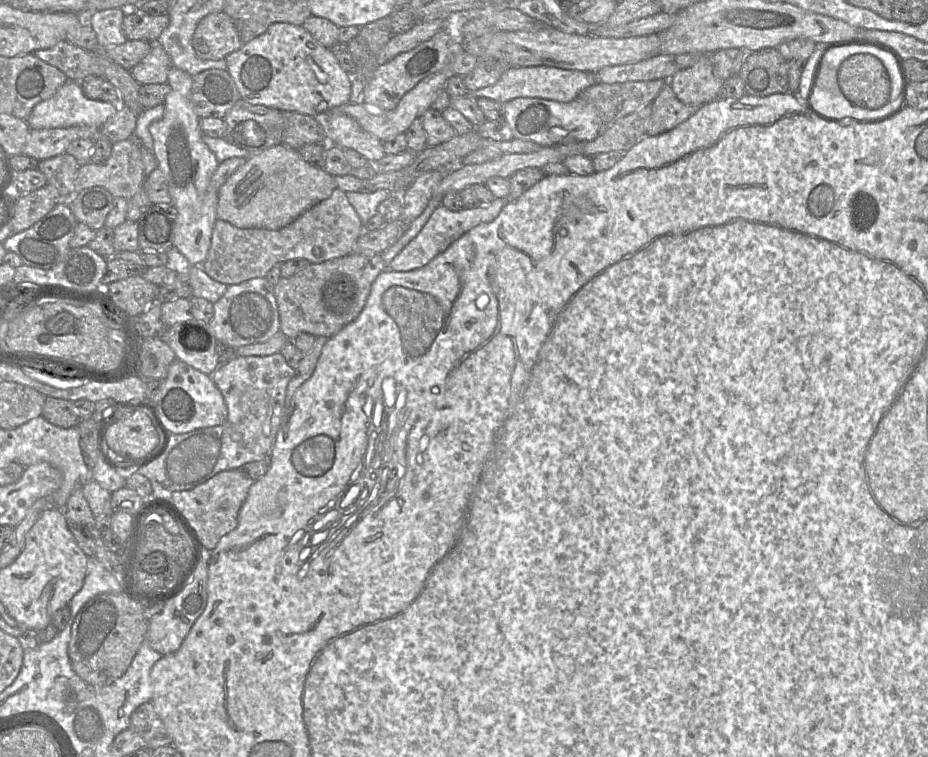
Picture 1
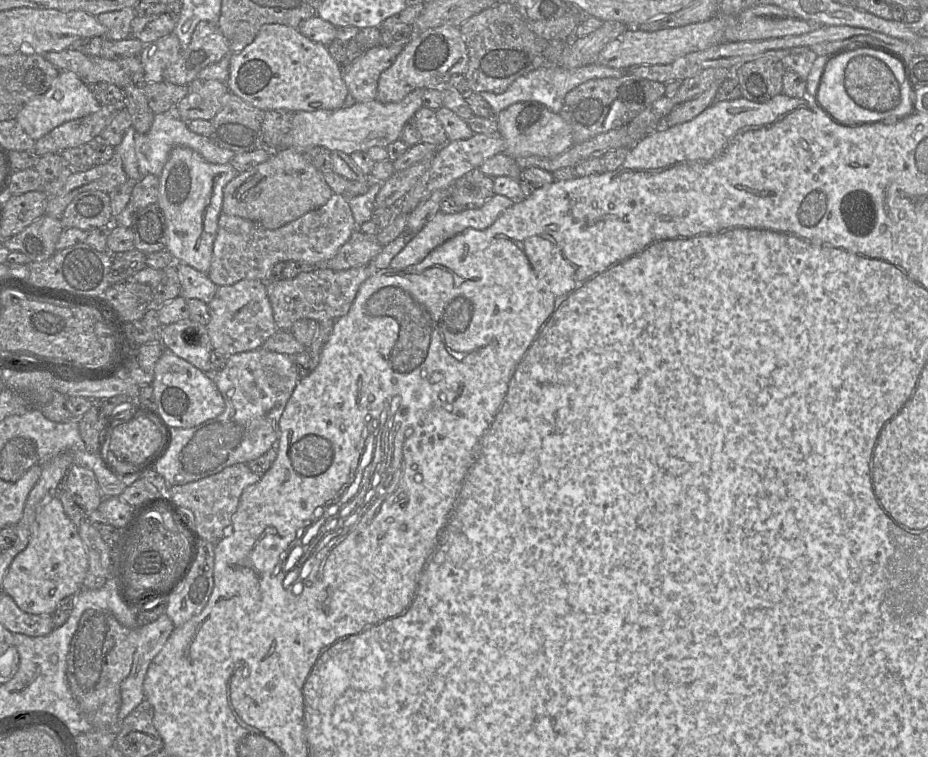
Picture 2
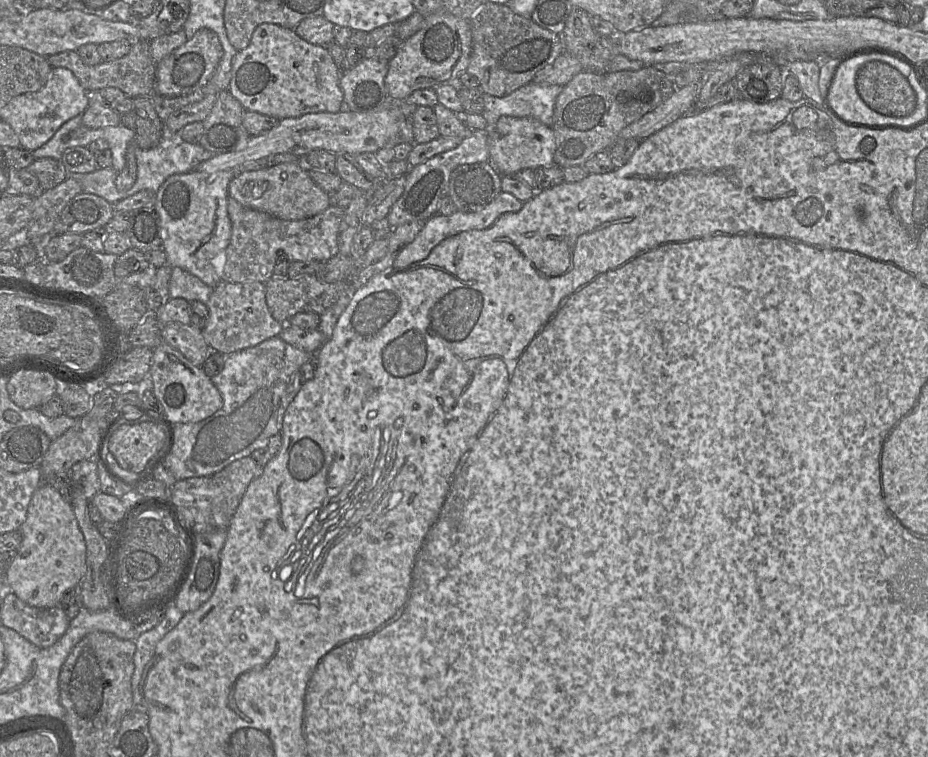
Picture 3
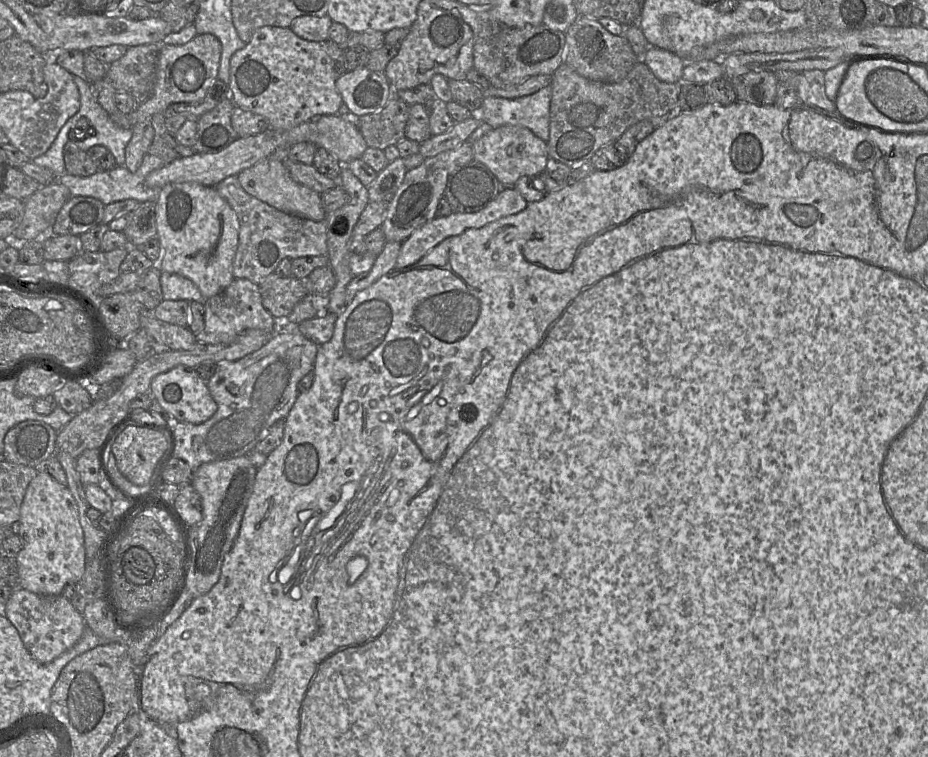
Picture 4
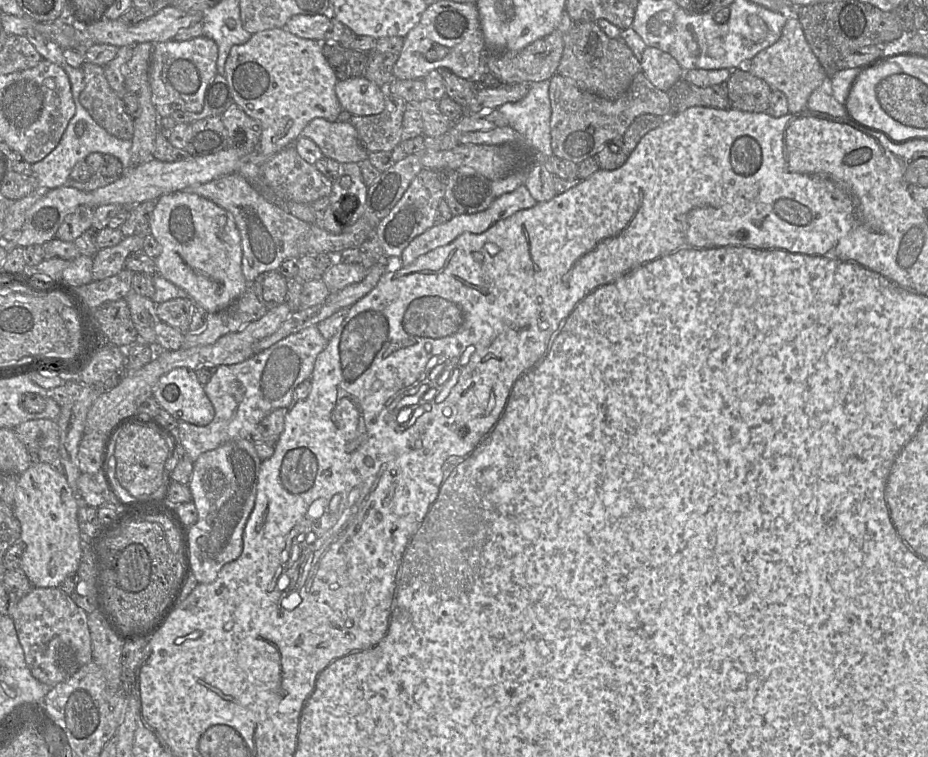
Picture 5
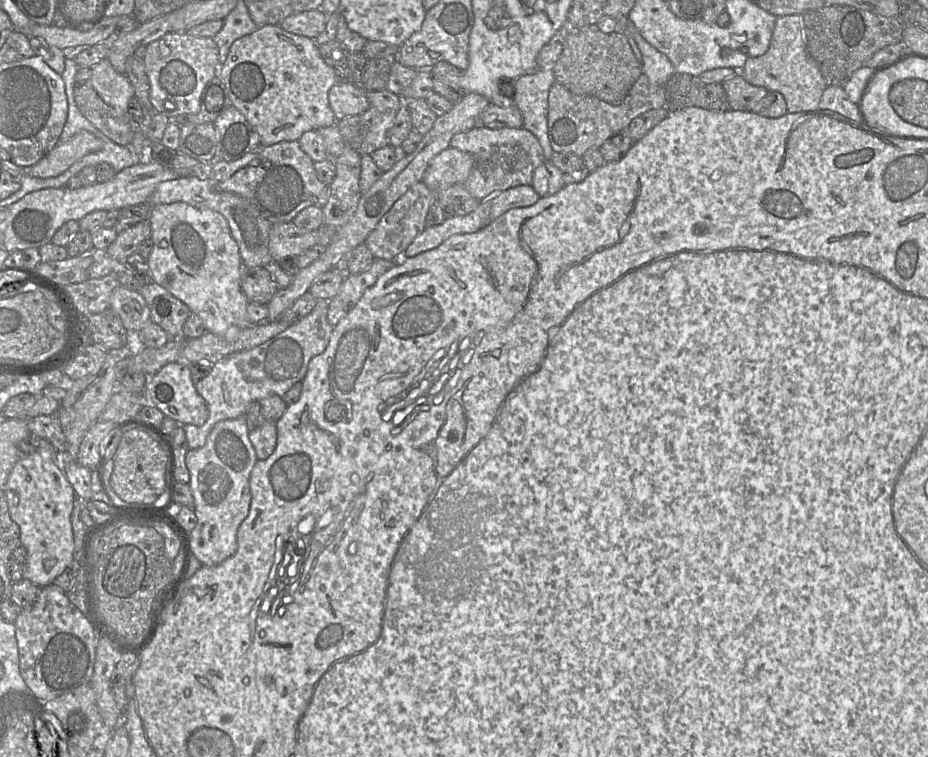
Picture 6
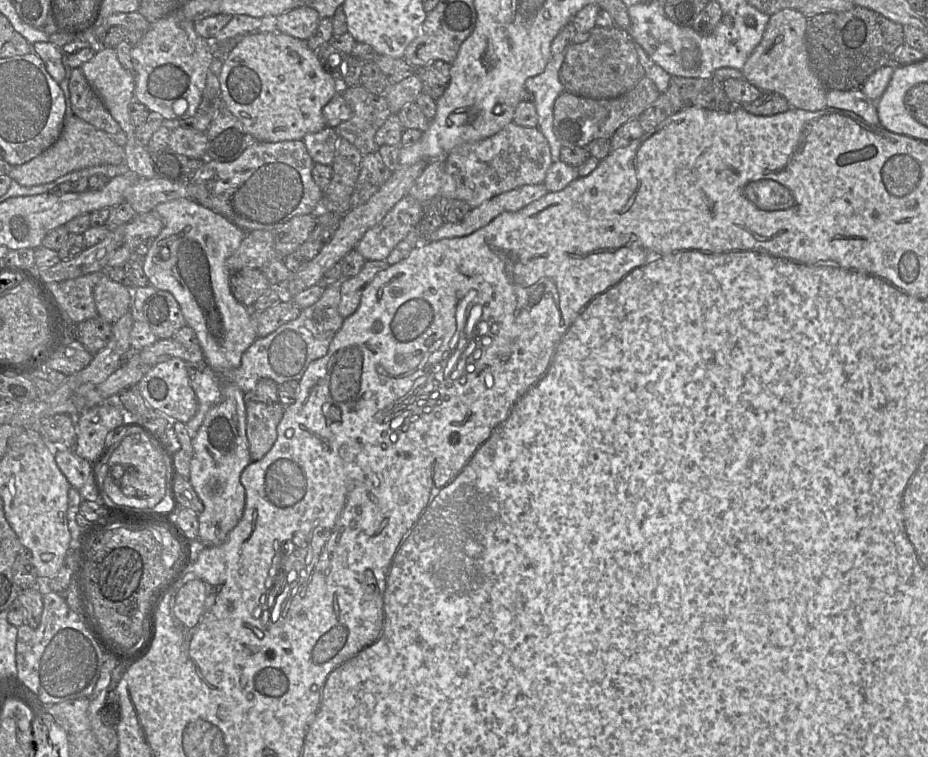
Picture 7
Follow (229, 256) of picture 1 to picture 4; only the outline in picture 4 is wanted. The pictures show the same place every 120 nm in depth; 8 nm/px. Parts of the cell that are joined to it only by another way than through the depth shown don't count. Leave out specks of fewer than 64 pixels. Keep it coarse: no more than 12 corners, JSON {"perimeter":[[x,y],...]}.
{"perimeter":[[215,187],[239,221],[235,279],[260,284],[284,258],[327,255],[327,228]]}

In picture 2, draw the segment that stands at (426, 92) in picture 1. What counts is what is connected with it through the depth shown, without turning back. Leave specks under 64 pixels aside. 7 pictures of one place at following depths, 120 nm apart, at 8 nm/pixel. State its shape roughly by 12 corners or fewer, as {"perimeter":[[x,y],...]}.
{"perimeter":[[415,89],[337,110],[297,111],[282,148],[386,148],[423,106]]}

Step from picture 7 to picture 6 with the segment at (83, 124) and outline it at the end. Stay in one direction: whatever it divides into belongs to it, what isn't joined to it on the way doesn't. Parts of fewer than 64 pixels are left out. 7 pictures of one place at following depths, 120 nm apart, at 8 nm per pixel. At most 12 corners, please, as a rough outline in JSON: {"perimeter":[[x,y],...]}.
{"perimeter":[[82,130],[58,142],[26,169],[35,178],[59,176],[102,141]]}

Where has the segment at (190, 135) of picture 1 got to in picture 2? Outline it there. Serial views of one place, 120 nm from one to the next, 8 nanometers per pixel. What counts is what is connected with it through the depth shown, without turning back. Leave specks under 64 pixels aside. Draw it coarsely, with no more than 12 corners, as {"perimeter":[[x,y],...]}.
{"perimeter":[[173,148],[159,177],[166,250],[208,274],[239,173]]}

